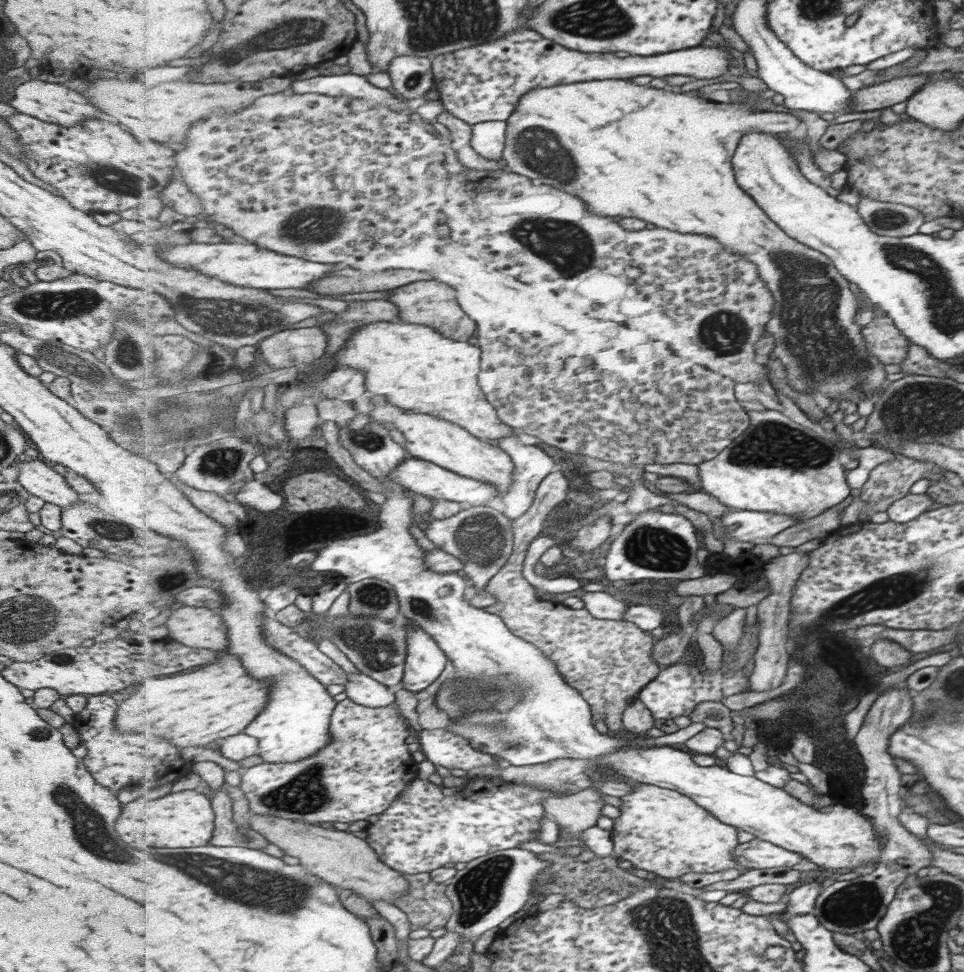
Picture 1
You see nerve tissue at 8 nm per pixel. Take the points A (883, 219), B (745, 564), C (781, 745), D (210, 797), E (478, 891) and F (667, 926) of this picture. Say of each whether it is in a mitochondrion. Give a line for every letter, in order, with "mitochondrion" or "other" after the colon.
A: mitochondrion
B: other
C: other
D: other
E: mitochondrion
F: mitochondrion

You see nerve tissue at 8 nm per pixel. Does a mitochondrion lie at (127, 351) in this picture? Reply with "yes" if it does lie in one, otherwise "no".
yes

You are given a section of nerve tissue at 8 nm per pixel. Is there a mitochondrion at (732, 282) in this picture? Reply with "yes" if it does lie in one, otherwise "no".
no

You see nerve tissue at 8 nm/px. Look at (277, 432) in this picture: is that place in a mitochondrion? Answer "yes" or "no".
no

